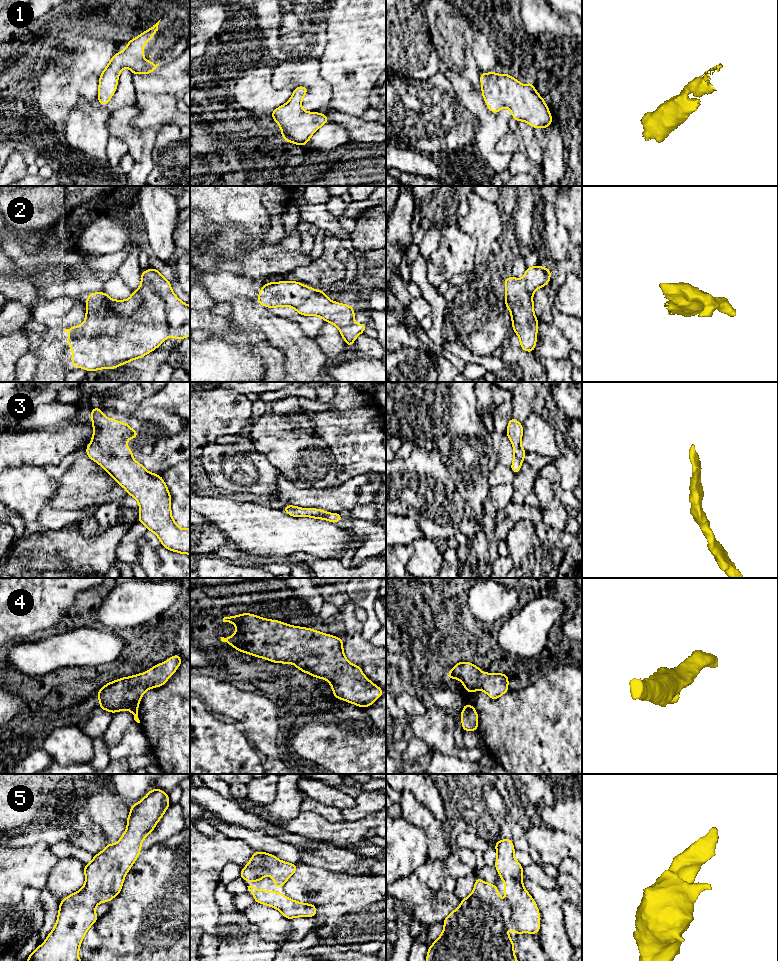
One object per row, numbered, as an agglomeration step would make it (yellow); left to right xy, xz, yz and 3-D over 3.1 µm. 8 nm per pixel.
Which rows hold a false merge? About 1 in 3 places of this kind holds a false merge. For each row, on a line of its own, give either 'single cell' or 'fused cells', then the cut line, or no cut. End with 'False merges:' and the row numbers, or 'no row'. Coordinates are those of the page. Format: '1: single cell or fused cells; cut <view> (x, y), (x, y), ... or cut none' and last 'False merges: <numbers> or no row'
1: single cell; cut none
2: fused cells; cut xy (141, 276), (164, 302), (169, 334)
3: single cell; cut none
4: single cell; cut none
5: single cell; cut none
False merges: 2

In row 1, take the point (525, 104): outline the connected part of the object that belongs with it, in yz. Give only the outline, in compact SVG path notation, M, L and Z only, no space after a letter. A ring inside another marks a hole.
M495 71L480 74L481 94L488 109L496 114L503 107L508 107L512 118L524 121L534 129L547 129L552 123L552 115L544 99L536 92L530 80L525 87L509 74L497 75Z

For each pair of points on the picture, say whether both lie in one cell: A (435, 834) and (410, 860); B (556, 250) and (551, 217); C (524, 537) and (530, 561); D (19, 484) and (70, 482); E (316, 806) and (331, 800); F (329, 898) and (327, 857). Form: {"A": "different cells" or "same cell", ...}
{"A": "different cells", "B": "same cell", "C": "same cell", "D": "different cells", "E": "different cells", "F": "different cells"}

